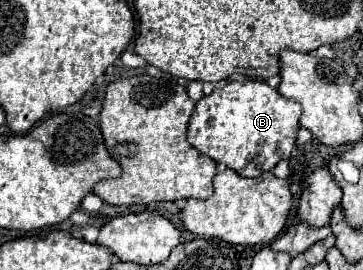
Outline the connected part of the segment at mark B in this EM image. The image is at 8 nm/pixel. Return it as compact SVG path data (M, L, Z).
M246 80L216 86L212 94L204 96L190 118L188 142L202 154L226 164L246 178L254 178L272 170L280 160L288 160L294 144L302 104L284 98L266 82Z

